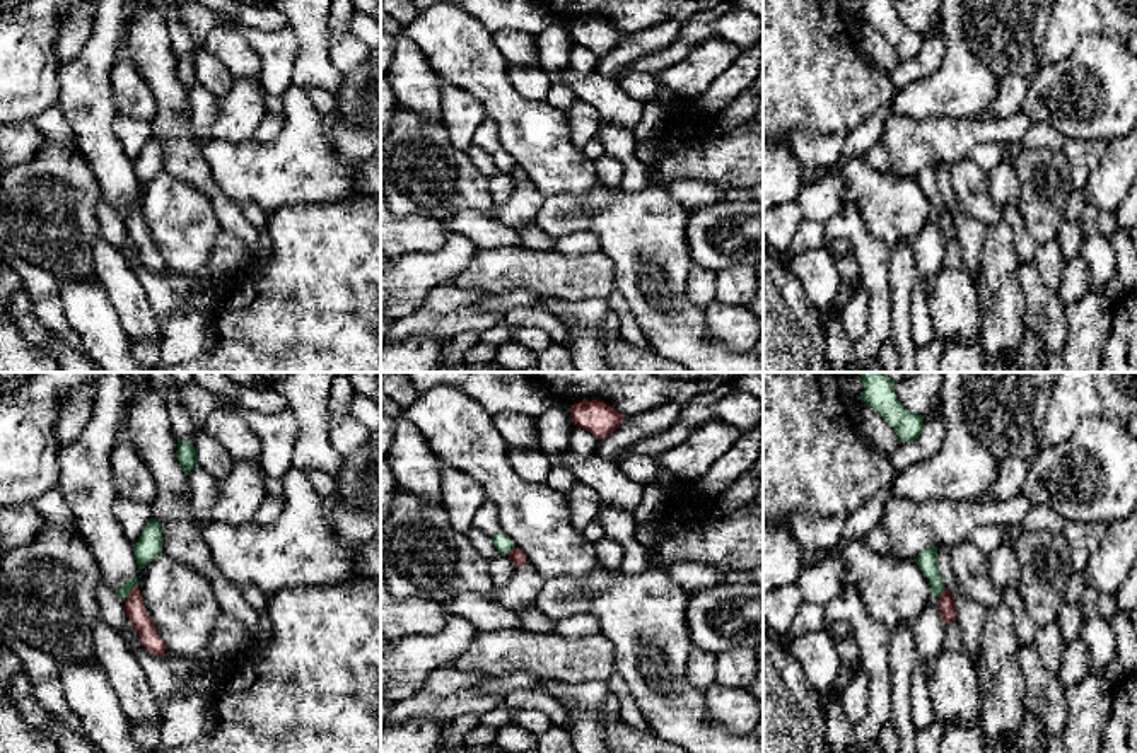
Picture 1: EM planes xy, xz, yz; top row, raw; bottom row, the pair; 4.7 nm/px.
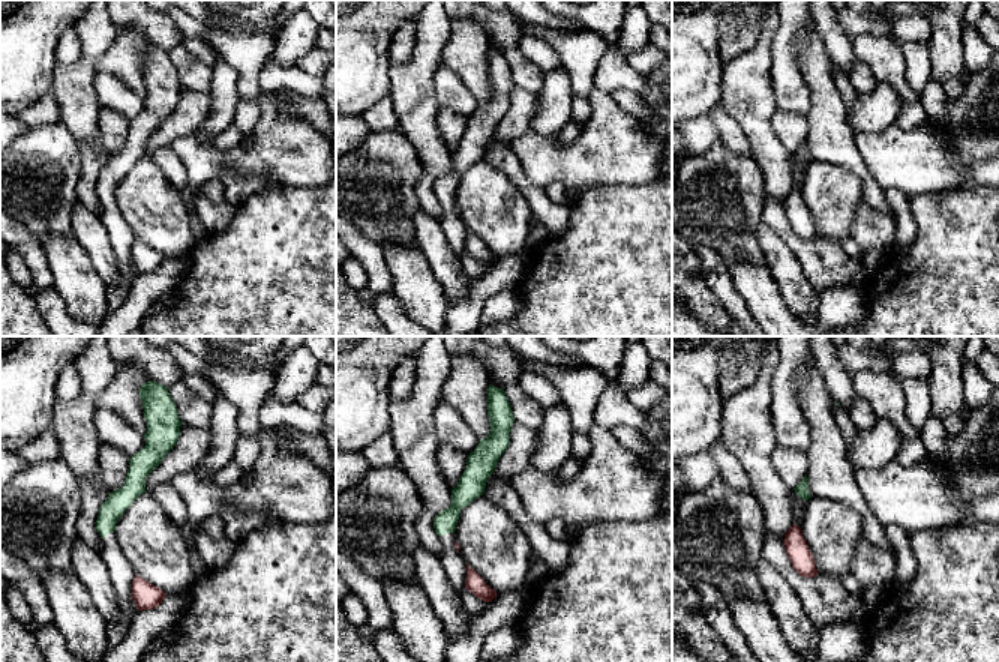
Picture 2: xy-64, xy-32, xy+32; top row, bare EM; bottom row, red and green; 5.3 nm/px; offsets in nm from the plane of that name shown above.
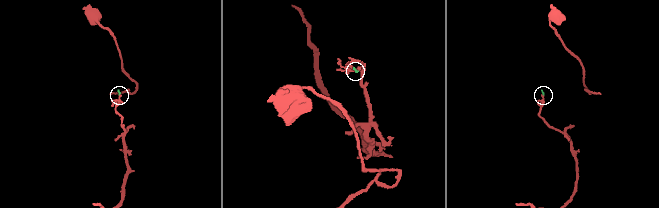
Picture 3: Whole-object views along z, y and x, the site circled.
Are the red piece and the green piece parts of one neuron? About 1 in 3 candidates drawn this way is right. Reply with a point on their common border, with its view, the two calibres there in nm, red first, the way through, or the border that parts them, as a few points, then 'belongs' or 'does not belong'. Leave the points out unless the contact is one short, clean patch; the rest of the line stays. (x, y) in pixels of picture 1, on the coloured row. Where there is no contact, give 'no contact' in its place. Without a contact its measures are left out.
meets red in xy at (130, 591); 100 nm thick on the red side, 50 nm on the other; border along xy (137, 584), (127, 598); does not belong

